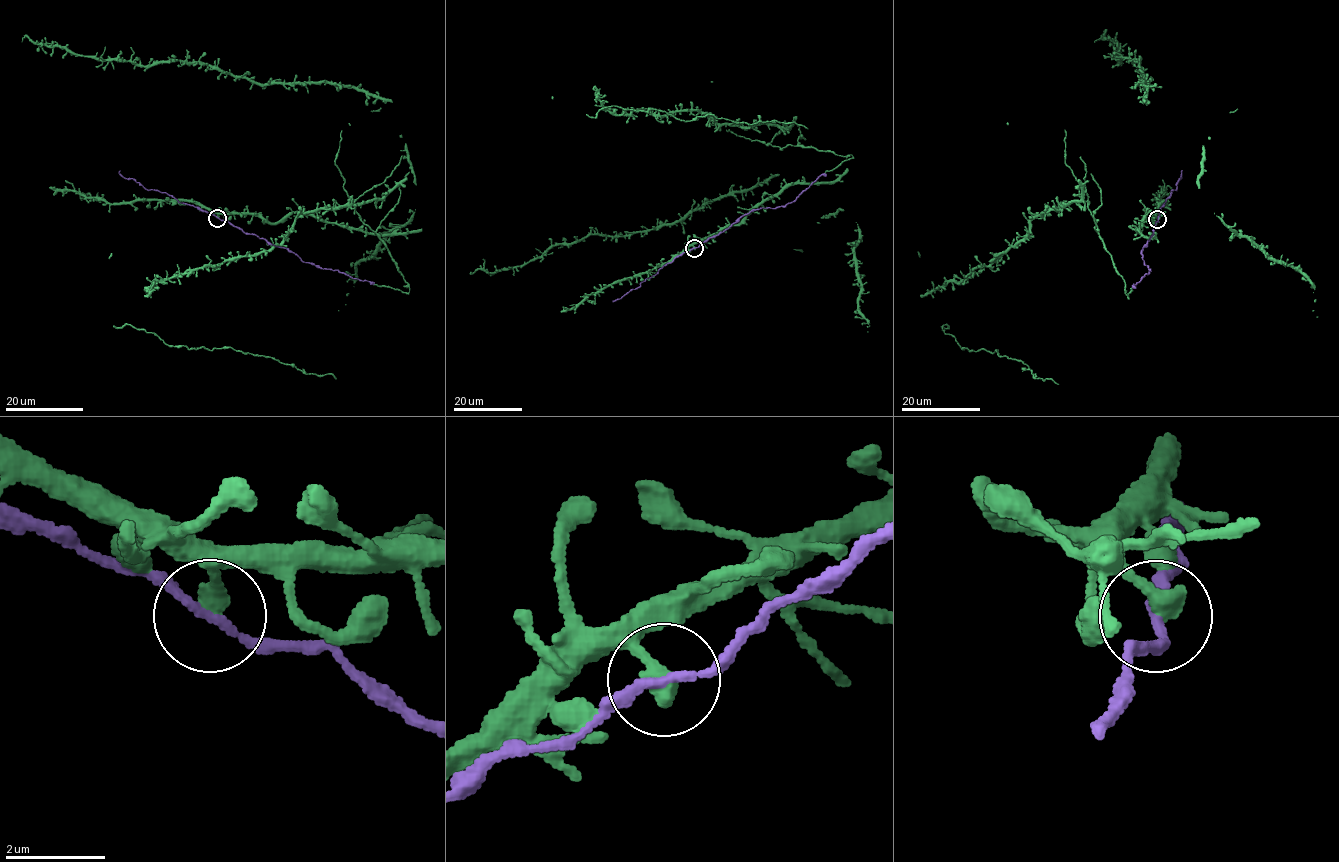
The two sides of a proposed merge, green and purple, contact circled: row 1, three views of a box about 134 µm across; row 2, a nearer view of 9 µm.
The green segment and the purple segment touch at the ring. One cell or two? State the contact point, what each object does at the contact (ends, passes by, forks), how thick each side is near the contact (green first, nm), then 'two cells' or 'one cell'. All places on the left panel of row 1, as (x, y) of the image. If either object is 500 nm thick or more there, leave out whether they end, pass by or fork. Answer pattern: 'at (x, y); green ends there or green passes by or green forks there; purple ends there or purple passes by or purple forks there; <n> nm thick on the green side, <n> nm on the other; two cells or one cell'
at (217, 218); green ends there; purple passes by; 440 nm thick on the green side, 160 nm on the other; one cell

